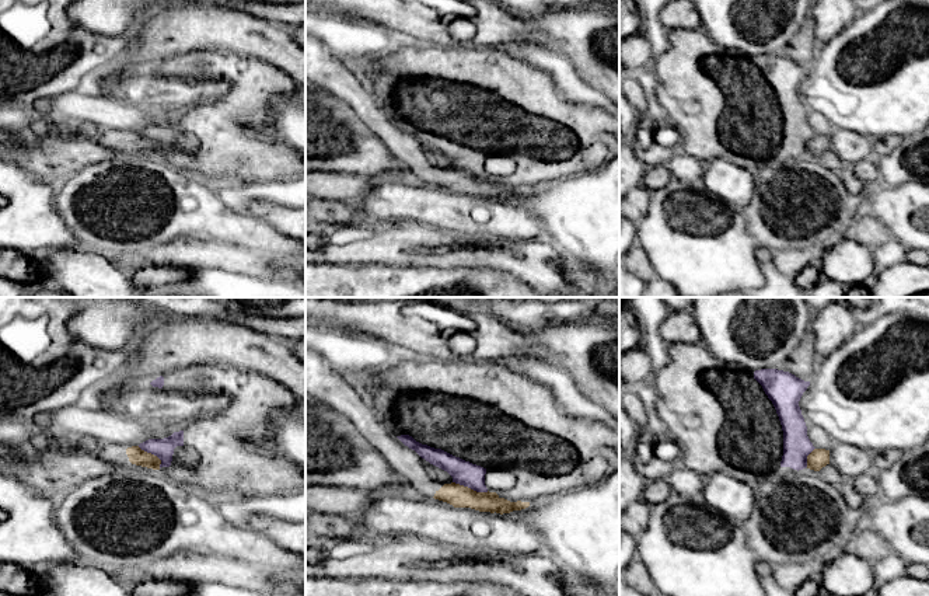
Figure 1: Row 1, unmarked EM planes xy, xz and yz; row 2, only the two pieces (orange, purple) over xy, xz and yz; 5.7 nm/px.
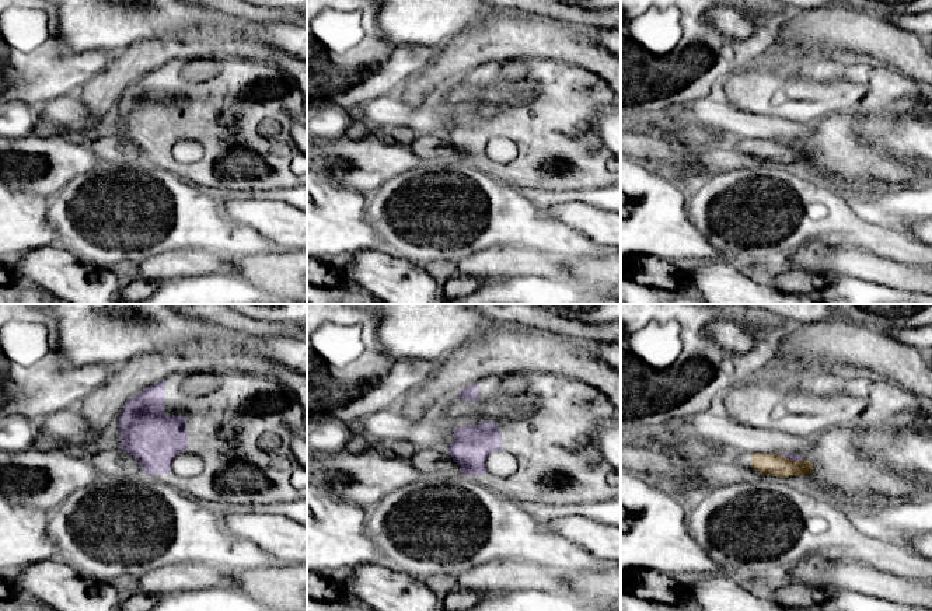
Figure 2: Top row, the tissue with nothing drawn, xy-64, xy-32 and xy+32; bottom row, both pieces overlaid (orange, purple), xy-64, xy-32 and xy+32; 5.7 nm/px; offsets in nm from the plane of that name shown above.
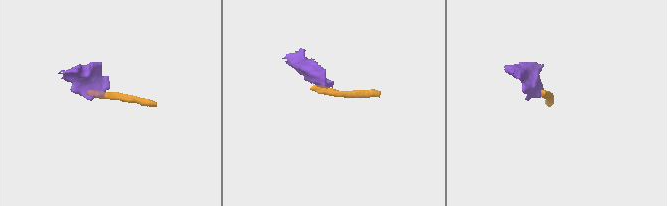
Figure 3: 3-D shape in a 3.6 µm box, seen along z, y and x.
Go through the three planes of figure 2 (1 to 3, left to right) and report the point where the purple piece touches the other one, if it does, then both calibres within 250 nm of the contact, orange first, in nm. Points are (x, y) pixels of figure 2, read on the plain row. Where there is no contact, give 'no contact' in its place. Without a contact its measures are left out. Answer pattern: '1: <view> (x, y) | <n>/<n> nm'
1: no contact
2: no contact
3: xy+32 (792, 146) | 130/50 nm

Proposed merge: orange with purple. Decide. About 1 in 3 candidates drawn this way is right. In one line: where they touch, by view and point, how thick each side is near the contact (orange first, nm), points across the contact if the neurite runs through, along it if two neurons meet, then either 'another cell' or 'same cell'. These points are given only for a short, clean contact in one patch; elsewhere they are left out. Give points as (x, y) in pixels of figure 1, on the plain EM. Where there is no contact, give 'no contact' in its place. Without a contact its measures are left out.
meets orange in xz at (470, 174); 130 nm thick on the orange side, 140 nm on the other; border along xz (453, 167), (477, 177), (488, 177); another cell

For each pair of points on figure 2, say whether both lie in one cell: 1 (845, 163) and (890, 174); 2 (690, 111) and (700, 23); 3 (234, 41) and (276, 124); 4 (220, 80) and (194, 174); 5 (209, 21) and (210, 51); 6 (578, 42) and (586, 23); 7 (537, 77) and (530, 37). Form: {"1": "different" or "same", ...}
{"1": "same", "2": "different", "3": "different", "4": "same", "5": "different", "6": "different", "7": "different"}

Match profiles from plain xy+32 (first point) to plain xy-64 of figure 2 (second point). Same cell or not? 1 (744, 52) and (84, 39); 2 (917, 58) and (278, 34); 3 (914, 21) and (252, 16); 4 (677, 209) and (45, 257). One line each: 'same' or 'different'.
1: different
2: different
3: same
4: different

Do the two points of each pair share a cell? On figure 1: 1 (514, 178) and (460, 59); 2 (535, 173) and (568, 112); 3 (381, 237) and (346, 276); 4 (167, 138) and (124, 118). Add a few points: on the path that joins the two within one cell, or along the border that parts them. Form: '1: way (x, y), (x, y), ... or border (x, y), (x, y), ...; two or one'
1: way (568, 161), (593, 143), (570, 124), (513, 98); one
2: way (558, 166), (570, 161), (593, 146), (585, 135); one
3: border (362, 264), (387, 265); two
4: border (174, 118), (163, 124), (149, 124), (138, 131); two

